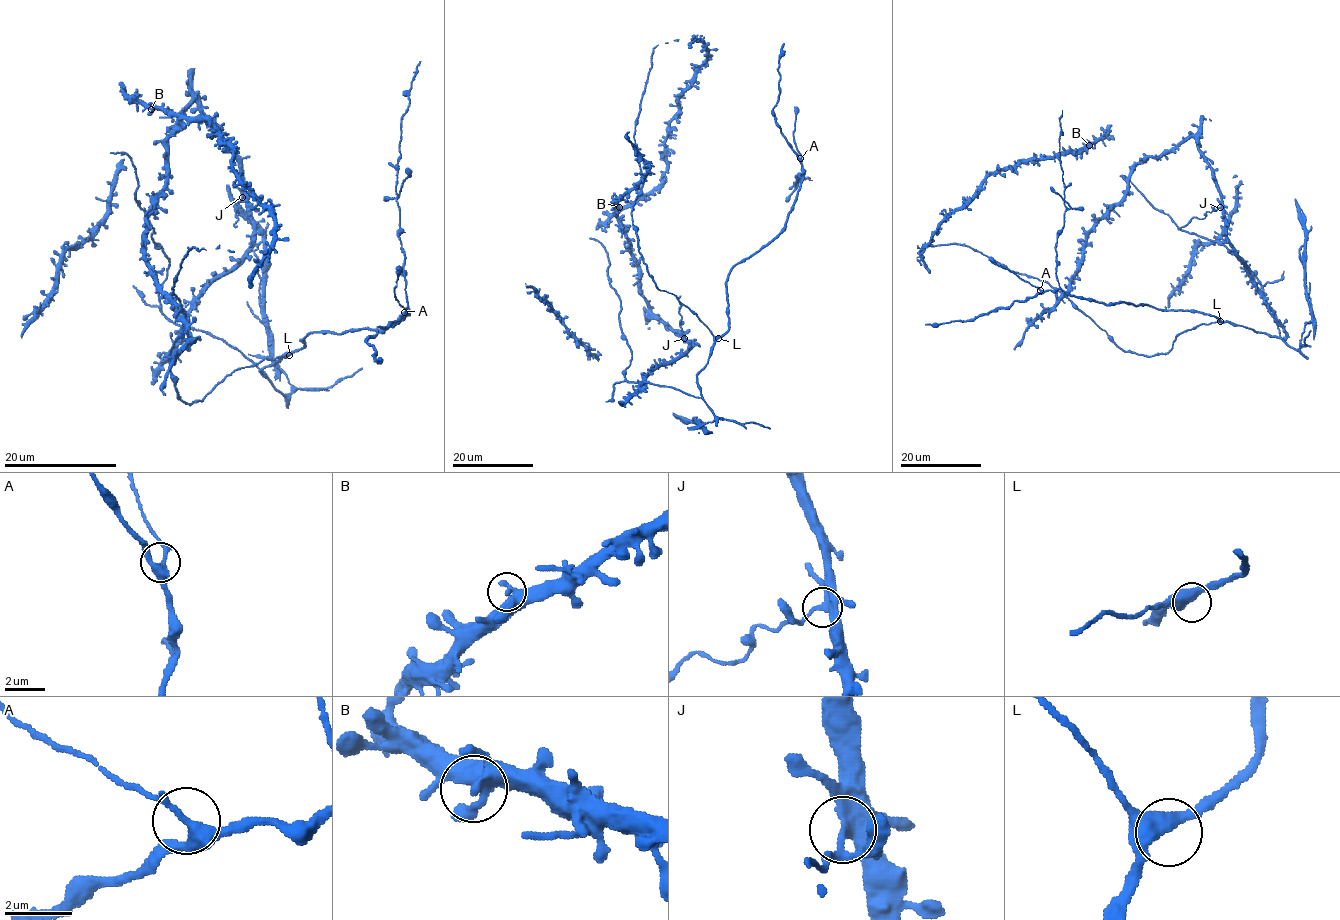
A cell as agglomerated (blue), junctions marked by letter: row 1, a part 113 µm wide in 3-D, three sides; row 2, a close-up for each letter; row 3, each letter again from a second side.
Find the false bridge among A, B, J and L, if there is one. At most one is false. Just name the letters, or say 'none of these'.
J

